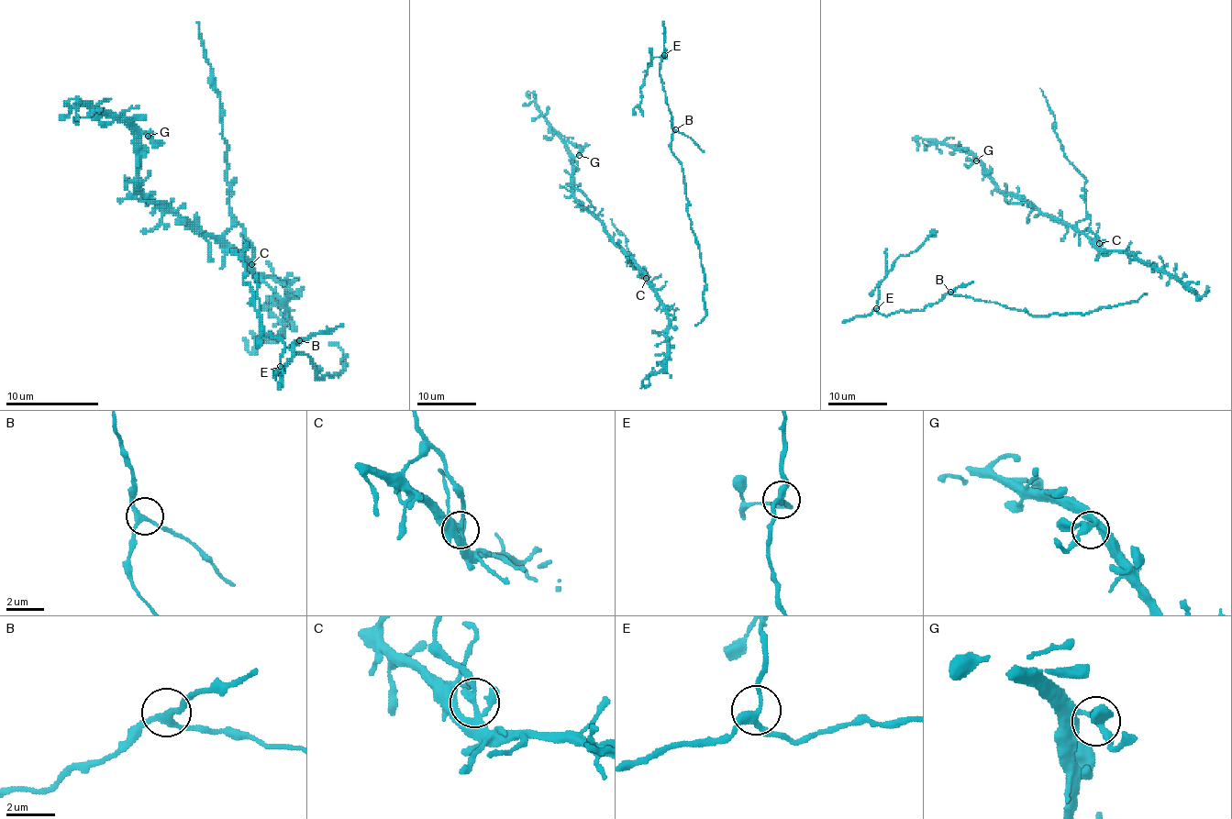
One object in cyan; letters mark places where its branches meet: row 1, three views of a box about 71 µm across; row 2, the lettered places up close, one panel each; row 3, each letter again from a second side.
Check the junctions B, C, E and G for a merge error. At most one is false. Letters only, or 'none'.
C

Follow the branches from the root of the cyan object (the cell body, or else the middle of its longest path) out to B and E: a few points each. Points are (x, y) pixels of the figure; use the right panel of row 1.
B: (1139, 299), (1101, 306), (1084, 314), (1029, 315), (993, 302), (955, 296), (950, 292)
E: (1139, 299), (1084, 314), (1048, 315), (1029, 315), (993, 302), (948, 293), (919, 311), (882, 315), (876, 308)

